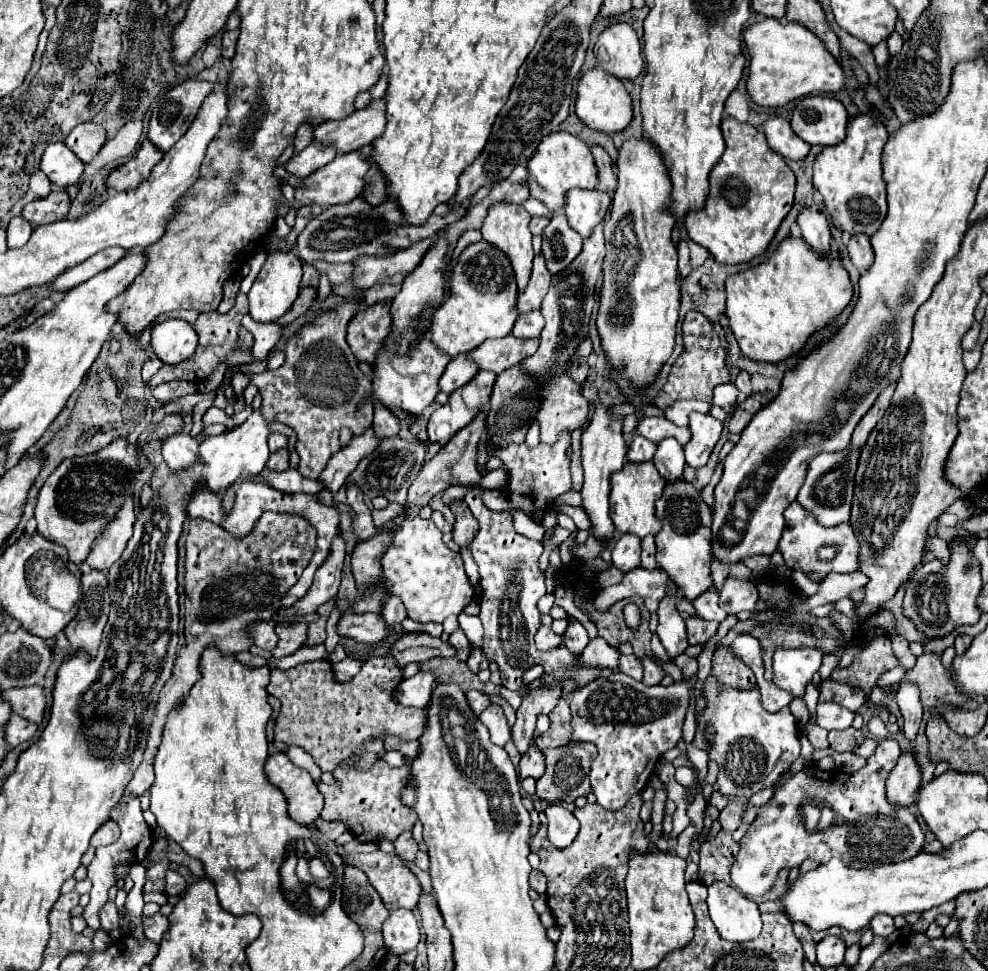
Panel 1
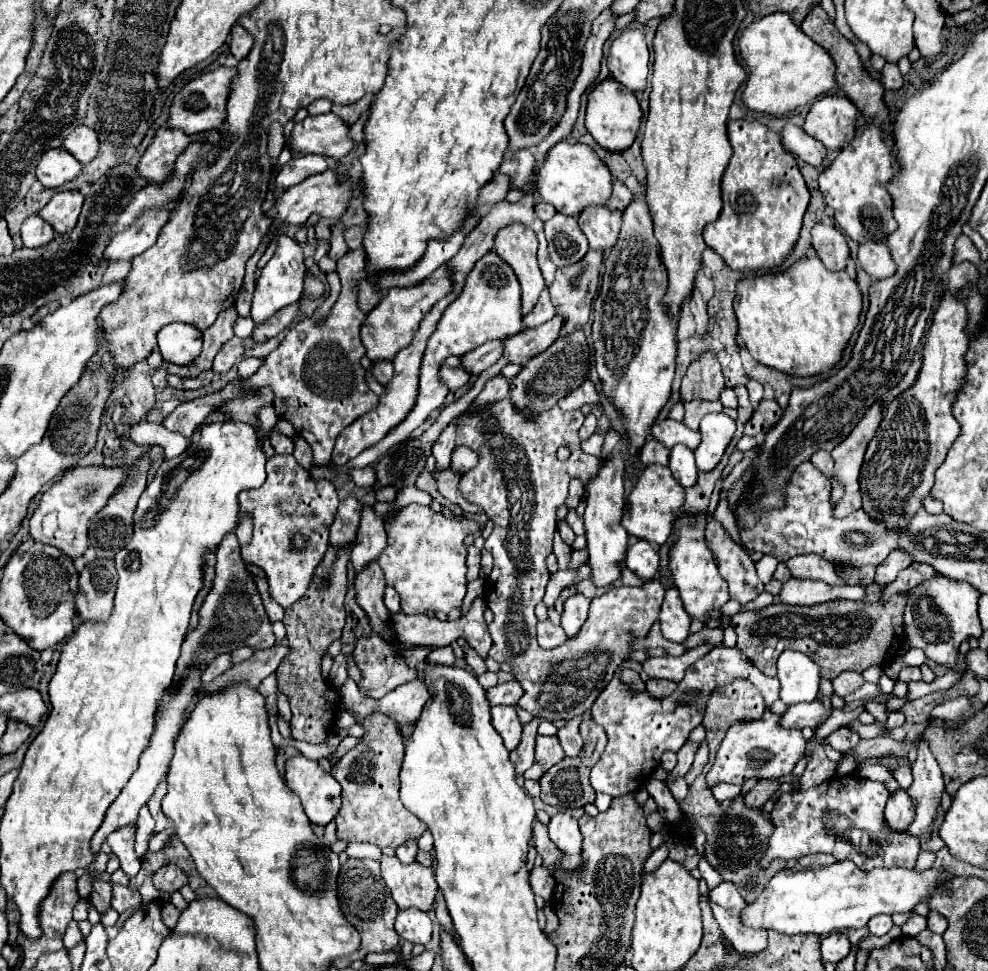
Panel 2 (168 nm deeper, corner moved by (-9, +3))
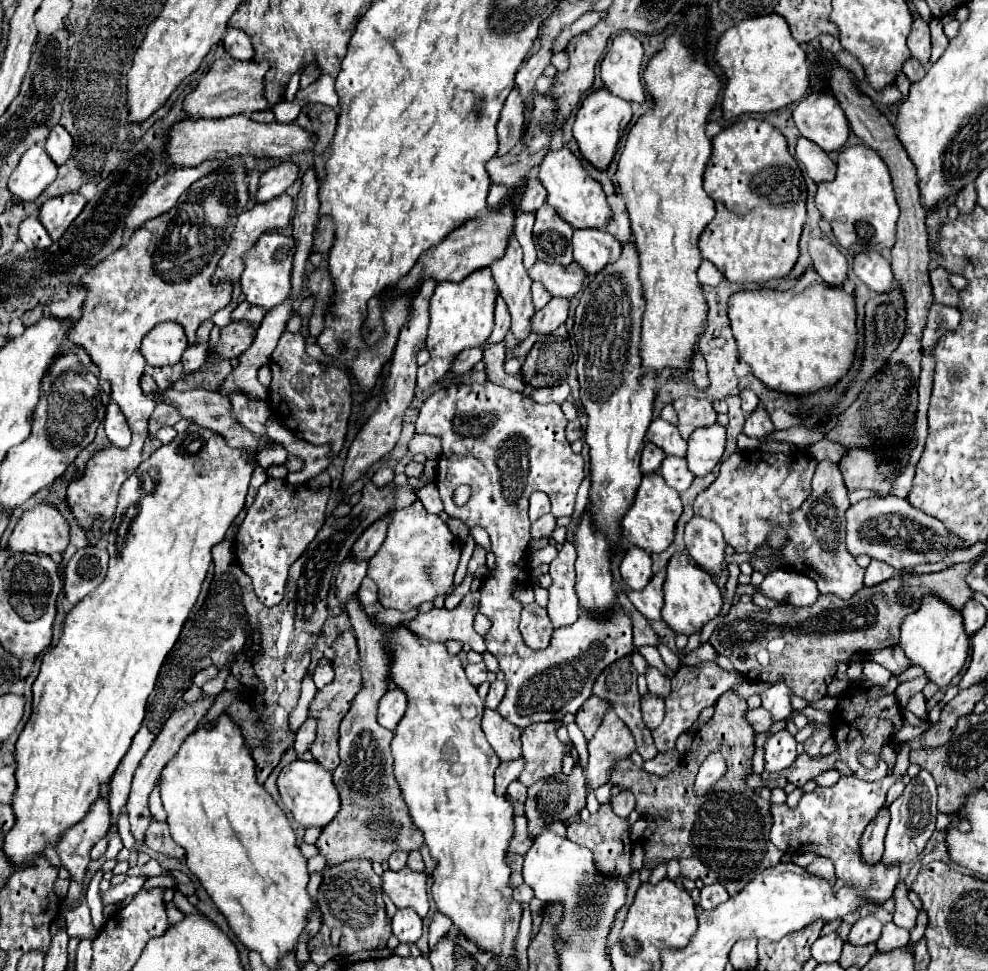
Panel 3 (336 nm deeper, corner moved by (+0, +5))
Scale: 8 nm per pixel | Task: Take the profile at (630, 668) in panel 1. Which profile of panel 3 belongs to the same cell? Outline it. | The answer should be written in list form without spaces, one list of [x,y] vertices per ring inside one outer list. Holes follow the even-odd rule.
[[[649,667],[645,677],[647,677],[647,687],[649,687],[649,693],[651,693],[651,695],[661,697],[661,699],[665,699],[665,697],[669,695],[669,691],[671,691],[671,681],[669,681],[663,673],[659,673],[657,669]]]

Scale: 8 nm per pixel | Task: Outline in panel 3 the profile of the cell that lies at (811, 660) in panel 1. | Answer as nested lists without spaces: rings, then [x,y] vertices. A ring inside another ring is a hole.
[[[781,681],[773,683],[771,689],[761,693],[761,701],[763,701],[761,707],[771,713],[773,721],[781,721],[781,719],[785,719],[791,713],[789,695],[791,695],[791,689],[785,683],[781,683]]]

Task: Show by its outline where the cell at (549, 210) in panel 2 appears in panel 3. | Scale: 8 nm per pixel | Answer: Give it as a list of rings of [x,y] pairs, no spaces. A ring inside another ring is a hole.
[[[531,173],[523,185],[519,207],[523,211],[537,211],[541,205],[545,205],[545,199],[547,199],[547,191],[543,189],[541,181],[537,179],[537,173]]]

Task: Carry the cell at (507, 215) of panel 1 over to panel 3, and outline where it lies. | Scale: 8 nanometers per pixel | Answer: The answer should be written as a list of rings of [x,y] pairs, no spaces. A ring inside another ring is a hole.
[[[515,237],[509,239],[505,255],[491,265],[491,271],[497,291],[499,295],[503,295],[511,313],[511,333],[515,335],[517,343],[521,343],[531,333],[531,319],[535,315],[535,307],[529,293],[531,279],[523,265],[523,251]]]

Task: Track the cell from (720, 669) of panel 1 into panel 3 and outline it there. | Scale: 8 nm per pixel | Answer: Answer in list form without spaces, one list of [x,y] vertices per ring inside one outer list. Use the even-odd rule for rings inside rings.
[[[733,691],[723,693],[715,703],[715,715],[699,729],[699,739],[693,739],[693,745],[683,755],[681,763],[665,777],[651,777],[651,773],[635,767],[631,759],[621,759],[613,765],[609,783],[625,787],[635,795],[635,811],[649,823],[649,831],[653,833],[643,837],[643,865],[647,869],[653,871],[659,863],[677,859],[683,879],[701,879],[703,885],[721,883],[729,895],[735,895],[757,873],[781,861],[783,851],[779,851],[769,839],[773,825],[771,803],[763,801],[759,793],[745,783],[753,773],[751,757],[755,739],[751,725],[743,719],[745,711],[747,703],[743,697]],[[711,751],[721,751],[727,763],[727,773],[707,795],[695,795],[693,781],[697,769]]]

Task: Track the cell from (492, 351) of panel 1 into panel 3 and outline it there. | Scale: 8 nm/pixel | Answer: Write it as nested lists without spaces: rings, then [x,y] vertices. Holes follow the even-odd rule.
[[[553,297],[543,309],[539,309],[535,313],[533,329],[539,335],[551,333],[551,331],[555,331],[559,325],[563,325],[567,321],[567,313],[569,313],[569,301],[563,299],[563,297]]]

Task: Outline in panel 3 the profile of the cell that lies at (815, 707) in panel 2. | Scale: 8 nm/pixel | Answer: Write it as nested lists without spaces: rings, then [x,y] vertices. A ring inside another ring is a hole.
[[[763,707],[747,709],[745,719],[747,719],[747,723],[753,727],[755,733],[763,733],[763,731],[767,731],[767,729],[773,725],[773,723],[771,723],[771,715],[767,715],[767,711],[763,711]]]

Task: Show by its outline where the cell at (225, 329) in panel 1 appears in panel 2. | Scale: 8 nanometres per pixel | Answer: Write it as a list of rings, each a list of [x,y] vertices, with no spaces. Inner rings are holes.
[[[228,307],[224,309],[218,319],[202,333],[204,337],[204,347],[202,353],[198,355],[198,359],[192,365],[172,365],[172,363],[164,363],[166,371],[178,377],[198,377],[202,371],[212,367],[212,361],[216,357],[216,353],[222,349],[222,345],[234,337],[234,323],[238,321],[238,311],[236,307]]]

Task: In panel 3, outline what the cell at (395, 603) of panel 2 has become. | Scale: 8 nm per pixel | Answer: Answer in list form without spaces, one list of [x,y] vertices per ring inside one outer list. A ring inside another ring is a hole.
[[[369,577],[363,579],[363,583],[361,583],[359,591],[357,591],[357,599],[359,599],[359,603],[361,603],[363,607],[377,601],[377,587],[375,587],[375,583],[373,583]]]

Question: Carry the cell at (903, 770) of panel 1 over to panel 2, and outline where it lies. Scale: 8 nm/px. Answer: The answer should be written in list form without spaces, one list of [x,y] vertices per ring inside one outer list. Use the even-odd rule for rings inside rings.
[[[898,789],[890,793],[884,817],[892,829],[908,829],[914,815],[916,815],[916,803],[906,789]]]

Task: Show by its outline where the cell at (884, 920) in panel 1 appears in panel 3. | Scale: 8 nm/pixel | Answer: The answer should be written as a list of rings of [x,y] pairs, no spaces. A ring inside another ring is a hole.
[[[871,915],[871,917],[863,917],[859,919],[853,927],[851,927],[851,933],[847,937],[847,943],[851,945],[869,945],[869,943],[875,943],[881,935],[881,923]]]

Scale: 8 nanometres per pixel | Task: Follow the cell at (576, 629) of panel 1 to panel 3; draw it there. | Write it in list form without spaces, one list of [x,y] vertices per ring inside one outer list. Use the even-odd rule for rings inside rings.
[[[565,543],[557,557],[551,561],[549,565],[549,575],[551,575],[551,587],[549,587],[549,605],[547,605],[547,611],[549,611],[549,619],[553,623],[553,627],[565,627],[565,625],[571,625],[579,619],[579,601],[575,599],[575,559],[577,559],[577,553],[575,553],[575,547],[571,543]]]

